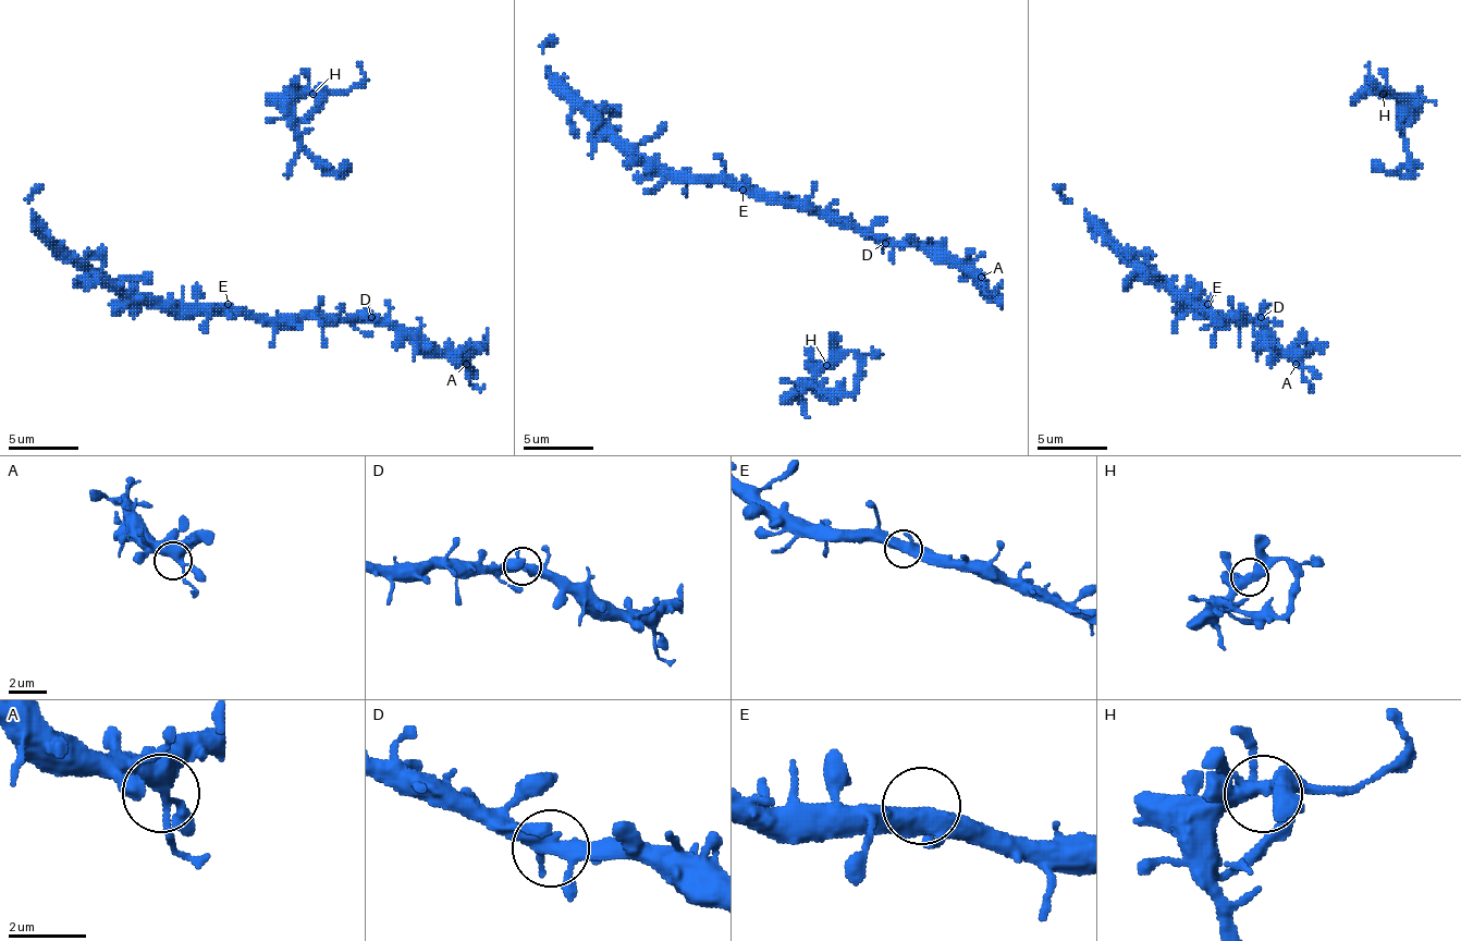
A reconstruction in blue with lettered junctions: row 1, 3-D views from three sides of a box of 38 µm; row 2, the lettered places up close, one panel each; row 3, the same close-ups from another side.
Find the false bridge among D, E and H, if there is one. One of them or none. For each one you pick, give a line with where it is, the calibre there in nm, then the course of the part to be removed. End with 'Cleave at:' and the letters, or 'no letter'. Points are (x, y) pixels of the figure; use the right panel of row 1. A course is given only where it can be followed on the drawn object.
Cleave at: no letter

